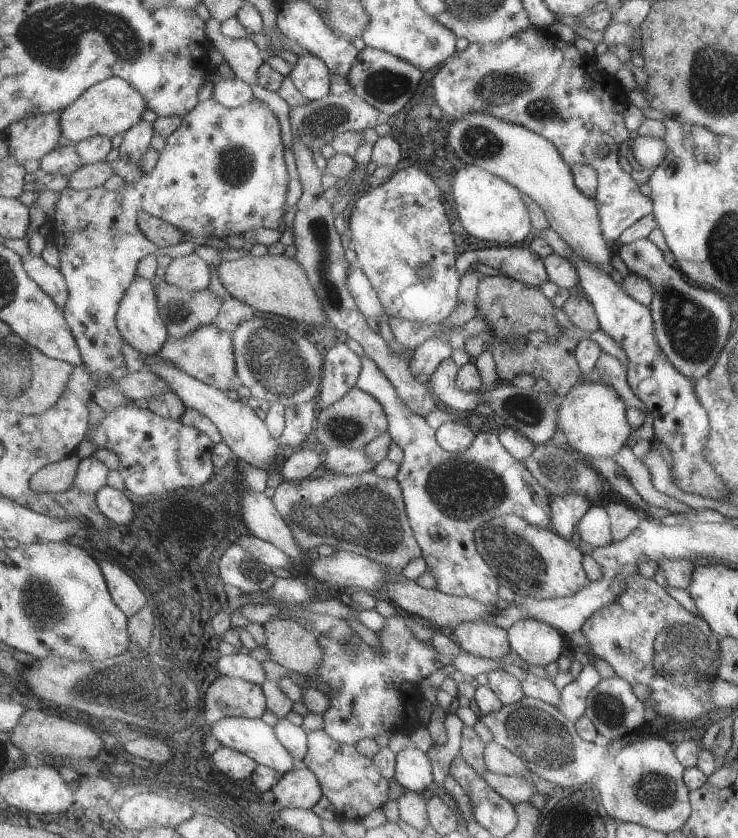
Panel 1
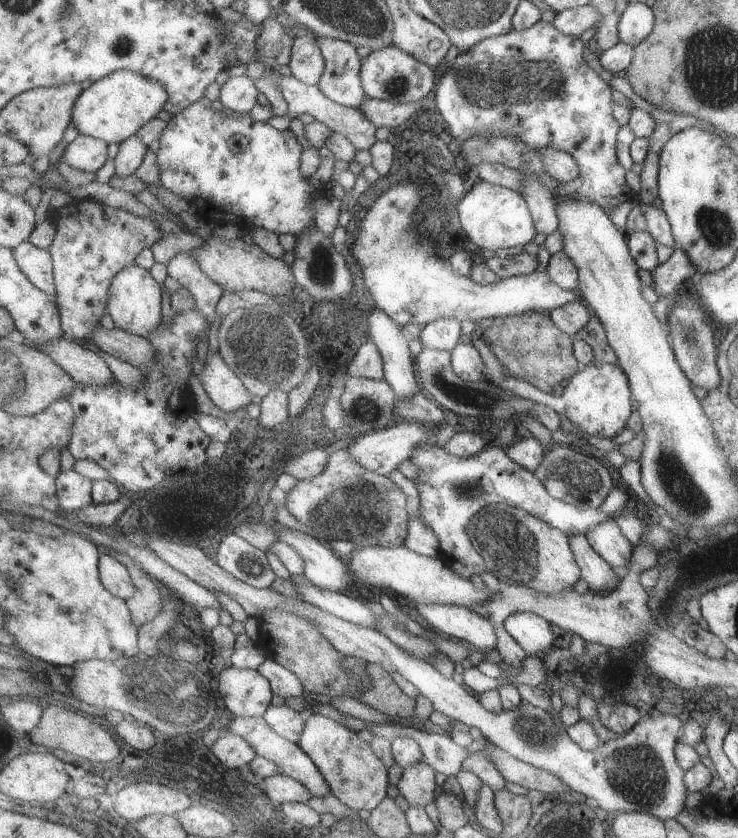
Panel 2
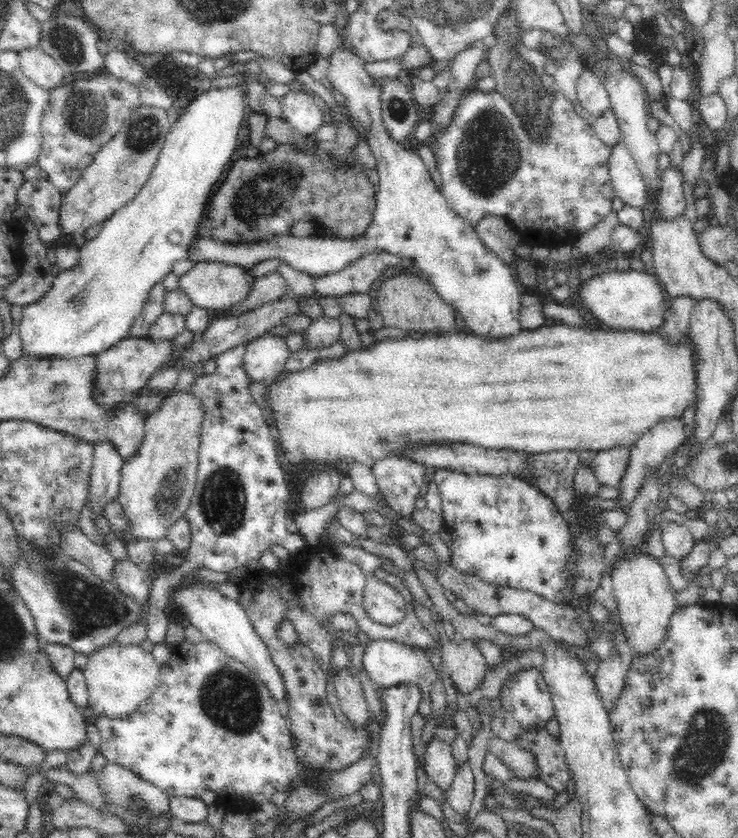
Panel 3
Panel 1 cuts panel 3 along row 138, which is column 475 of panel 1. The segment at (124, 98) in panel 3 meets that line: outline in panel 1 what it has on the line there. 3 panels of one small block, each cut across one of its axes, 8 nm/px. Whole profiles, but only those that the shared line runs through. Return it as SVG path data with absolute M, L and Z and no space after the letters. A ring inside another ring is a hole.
M536 26L513 36L506 42L471 43L465 51L456 51L450 62L446 62L434 77L437 102L444 112L454 120L472 111L492 113L502 120L509 120L552 140L572 165L588 165L597 172L597 197L599 221L607 242L616 245L619 236L638 223L643 216L652 215L653 202L638 190L638 184L618 164L618 148L630 138L624 123L624 106L614 98L618 96L618 82L590 70L590 62L580 54L575 43L562 41L560 36L548 29ZM600 146L608 146L608 154L598 154Z

